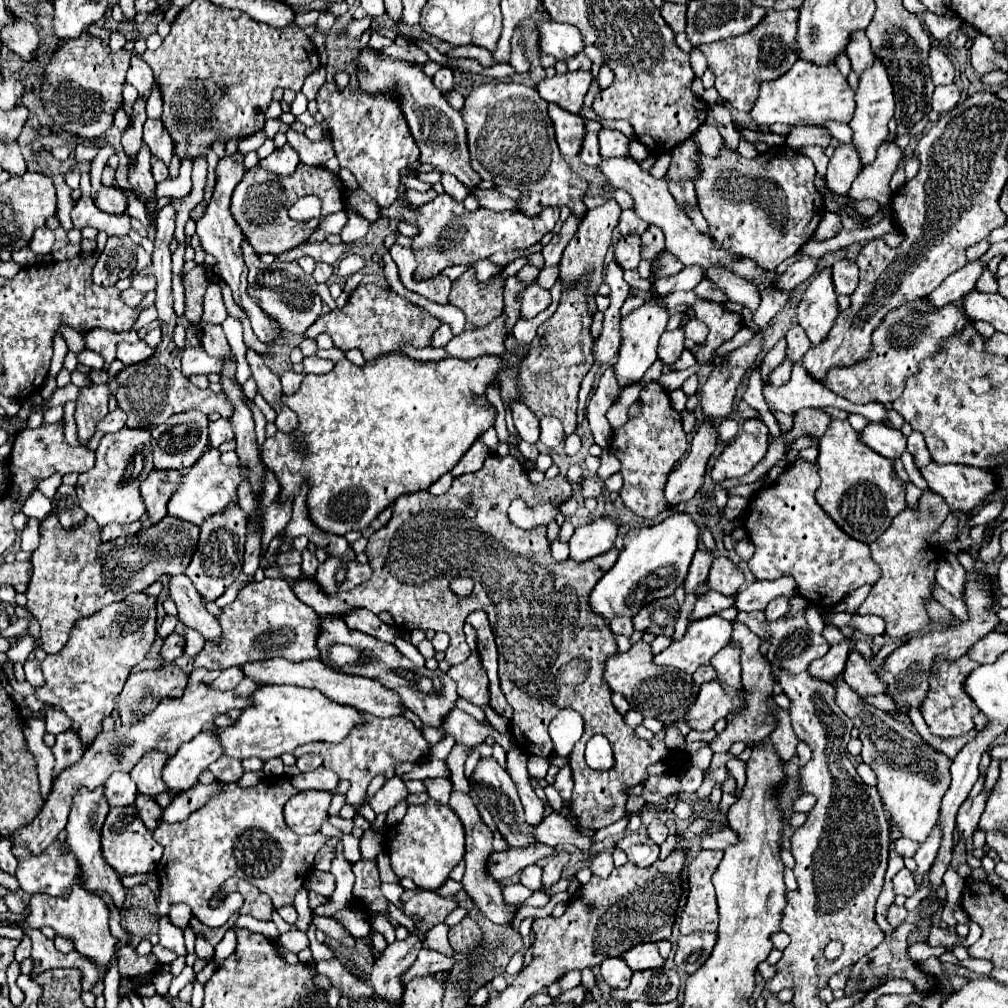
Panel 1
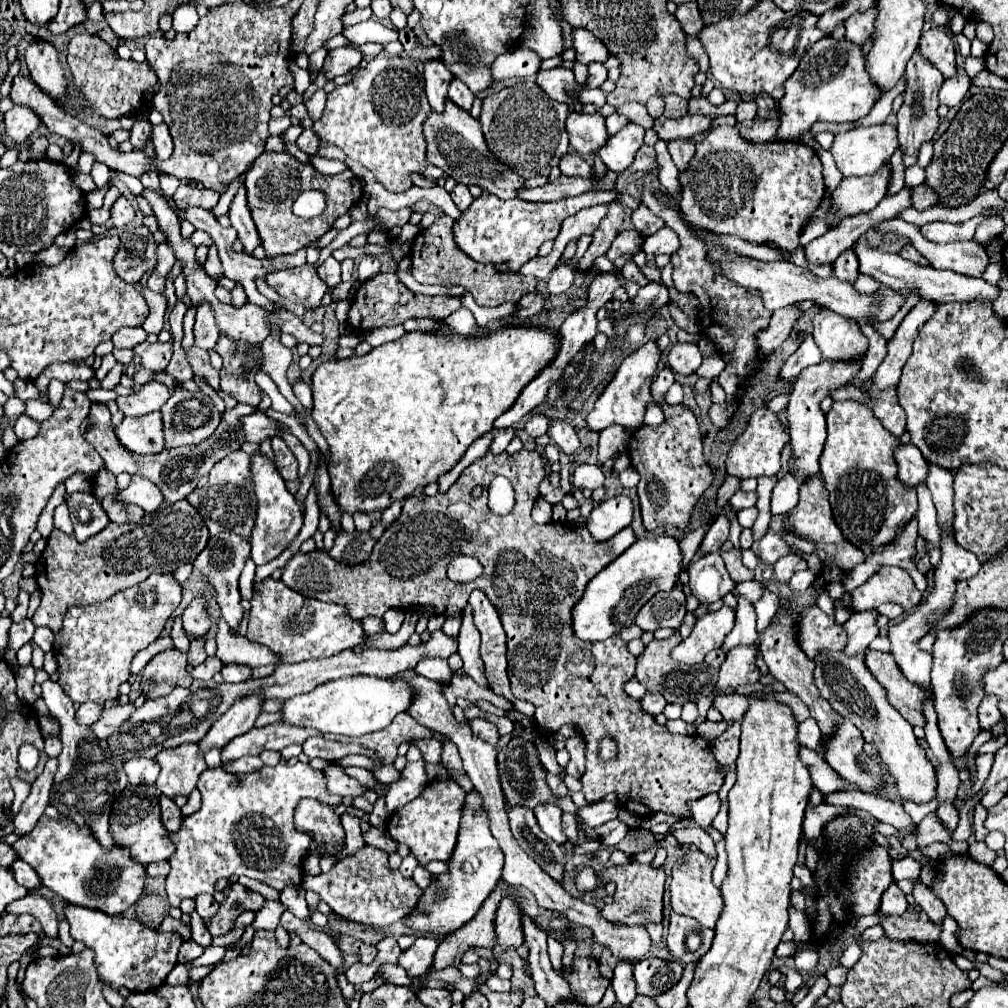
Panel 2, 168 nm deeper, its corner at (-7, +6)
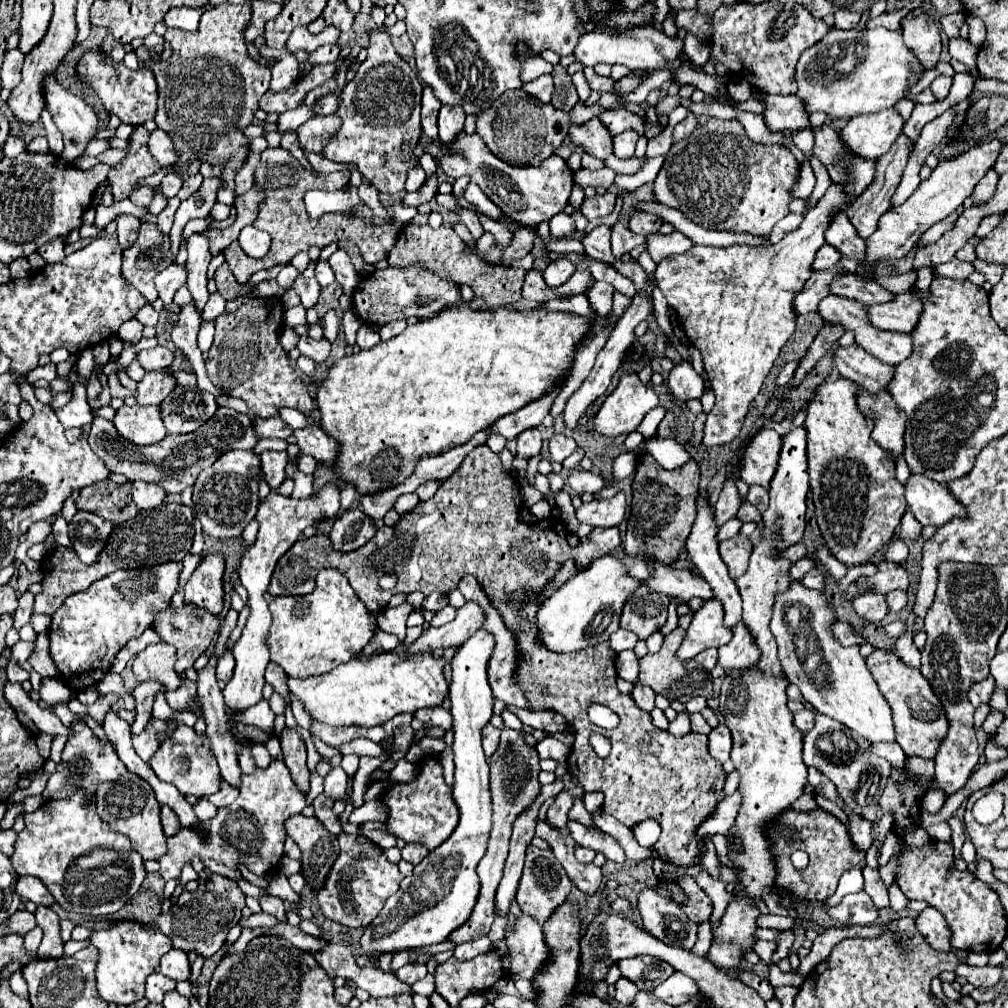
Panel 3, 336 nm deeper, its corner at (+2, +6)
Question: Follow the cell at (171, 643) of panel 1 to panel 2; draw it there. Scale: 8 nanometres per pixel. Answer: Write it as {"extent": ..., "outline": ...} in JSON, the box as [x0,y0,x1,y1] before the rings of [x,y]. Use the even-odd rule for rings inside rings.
{"extent":[182,596,212,638],"outline":[[[196,596],[188,608],[184,610],[182,614],[182,620],[184,620],[184,630],[190,638],[196,638],[196,636],[204,636],[212,624],[210,616],[208,616],[208,606],[206,606],[206,600],[202,596]]]}

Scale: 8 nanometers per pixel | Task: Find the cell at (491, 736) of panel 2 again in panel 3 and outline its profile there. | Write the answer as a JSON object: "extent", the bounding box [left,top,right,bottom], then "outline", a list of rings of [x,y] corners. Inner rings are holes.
{"extent":[483,724,499,756],"outline":[[[487,724],[483,728],[483,750],[485,750],[485,756],[491,756],[495,752],[499,744],[499,730],[493,728],[491,724]]]}

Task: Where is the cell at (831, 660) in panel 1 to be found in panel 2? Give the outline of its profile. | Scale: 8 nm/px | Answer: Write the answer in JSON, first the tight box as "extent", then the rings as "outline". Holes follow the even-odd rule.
{"extent":[844,610,878,654],"outline":[[[878,610],[854,612],[850,616],[850,620],[844,624],[844,628],[848,632],[848,646],[844,648],[846,654],[866,652],[868,644],[878,636],[876,618],[878,618]]]}

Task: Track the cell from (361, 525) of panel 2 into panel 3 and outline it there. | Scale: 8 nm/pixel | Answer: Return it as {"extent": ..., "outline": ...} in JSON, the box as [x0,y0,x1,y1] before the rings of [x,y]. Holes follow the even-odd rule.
{"extent":[341,484,359,510],"outline":[[[346,484],[341,491],[341,508],[347,510],[351,507],[352,503],[359,498],[354,484]]]}

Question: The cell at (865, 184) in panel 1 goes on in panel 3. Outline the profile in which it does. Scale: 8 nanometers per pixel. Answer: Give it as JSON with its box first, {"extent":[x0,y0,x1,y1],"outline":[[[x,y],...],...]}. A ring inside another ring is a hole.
{"extent":[655,184,853,444],"outline":[[[831,184],[825,196],[805,214],[803,224],[787,234],[779,244],[769,248],[763,246],[729,246],[729,248],[715,248],[715,246],[701,246],[695,244],[687,254],[669,256],[657,264],[655,278],[657,284],[667,298],[669,306],[677,312],[677,318],[685,330],[685,336],[691,346],[695,346],[705,364],[705,374],[715,392],[715,406],[707,414],[705,428],[703,428],[703,444],[729,444],[733,438],[739,436],[741,424],[749,410],[751,400],[759,394],[765,376],[769,374],[779,350],[789,340],[795,330],[795,314],[793,314],[793,296],[803,288],[807,278],[811,276],[811,262],[815,260],[817,250],[825,244],[823,230],[827,230],[827,222],[831,222],[831,214],[835,210],[845,210],[853,198],[843,190],[843,186]]]}

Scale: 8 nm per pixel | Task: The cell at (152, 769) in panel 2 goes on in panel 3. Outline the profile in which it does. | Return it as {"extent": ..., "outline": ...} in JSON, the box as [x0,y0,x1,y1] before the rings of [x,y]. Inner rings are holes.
{"extent":[131,720,165,762],"outline":[[[155,720],[151,730],[145,730],[145,732],[135,734],[135,736],[131,738],[135,752],[139,754],[139,758],[141,758],[143,762],[149,762],[149,760],[153,758],[153,754],[155,754],[157,746],[159,746],[159,744],[157,744],[157,740],[155,740],[155,734],[157,734],[159,730],[163,730],[163,726],[165,726],[165,722],[163,722],[163,720]]]}

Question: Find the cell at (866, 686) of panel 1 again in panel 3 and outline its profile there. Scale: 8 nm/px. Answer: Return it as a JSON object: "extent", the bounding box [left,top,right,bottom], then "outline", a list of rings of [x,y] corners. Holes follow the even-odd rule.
{"extent":[867,650,947,758],"outline":[[[873,650],[867,656],[867,668],[873,674],[879,690],[891,704],[899,746],[905,750],[907,756],[915,754],[923,758],[933,758],[941,738],[947,734],[947,718],[929,682],[923,678],[923,674],[917,668],[907,666],[893,652],[887,650]]]}

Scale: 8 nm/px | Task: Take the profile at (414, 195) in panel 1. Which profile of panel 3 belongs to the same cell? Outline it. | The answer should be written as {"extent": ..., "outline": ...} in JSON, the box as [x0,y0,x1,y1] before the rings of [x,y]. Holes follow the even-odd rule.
{"extent":[387,222,525,308],"outline":[[[443,222],[437,230],[429,226],[411,226],[407,224],[397,238],[397,244],[391,250],[391,258],[387,260],[393,268],[407,268],[411,264],[421,264],[423,268],[431,270],[439,278],[451,280],[455,284],[467,284],[473,288],[475,298],[483,300],[487,308],[501,308],[521,300],[521,286],[525,280],[523,268],[503,268],[495,264],[481,262],[473,252],[467,252],[463,240],[453,232],[451,224]]]}

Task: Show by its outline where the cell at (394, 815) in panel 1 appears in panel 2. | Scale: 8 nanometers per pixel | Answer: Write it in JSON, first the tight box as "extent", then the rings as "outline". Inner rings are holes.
{"extent":[384,760,428,814],"outline":[[[424,760],[408,762],[400,772],[400,780],[388,784],[388,790],[384,796],[388,814],[394,814],[396,810],[412,802],[426,788],[426,784],[428,784],[428,776],[424,768]]]}

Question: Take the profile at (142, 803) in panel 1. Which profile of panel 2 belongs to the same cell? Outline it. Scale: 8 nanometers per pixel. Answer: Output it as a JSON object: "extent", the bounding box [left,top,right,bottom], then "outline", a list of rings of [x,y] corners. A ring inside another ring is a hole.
{"extent":[160,796,184,832],"outline":[[[160,796],[160,808],[162,808],[162,822],[164,822],[166,830],[168,832],[180,830],[184,816],[182,816],[180,808],[174,804],[174,800],[168,796]]]}

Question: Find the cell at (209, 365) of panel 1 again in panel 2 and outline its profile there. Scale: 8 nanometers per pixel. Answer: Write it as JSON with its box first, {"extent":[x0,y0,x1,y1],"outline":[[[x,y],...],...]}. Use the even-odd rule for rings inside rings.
{"extent":[194,302,220,350],"outline":[[[202,302],[196,306],[196,324],[194,324],[194,336],[196,336],[196,346],[210,350],[216,346],[216,340],[220,332],[216,330],[214,322],[214,310],[208,302]]]}

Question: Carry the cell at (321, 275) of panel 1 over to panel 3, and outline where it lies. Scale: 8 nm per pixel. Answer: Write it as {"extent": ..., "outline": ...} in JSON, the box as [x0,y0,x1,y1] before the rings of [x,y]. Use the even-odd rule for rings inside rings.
{"extent":[315,262,335,288],"outline":[[[317,262],[317,266],[315,266],[315,280],[325,288],[325,286],[329,286],[331,282],[335,282],[335,272],[331,270],[331,266],[329,266],[329,262]]]}

